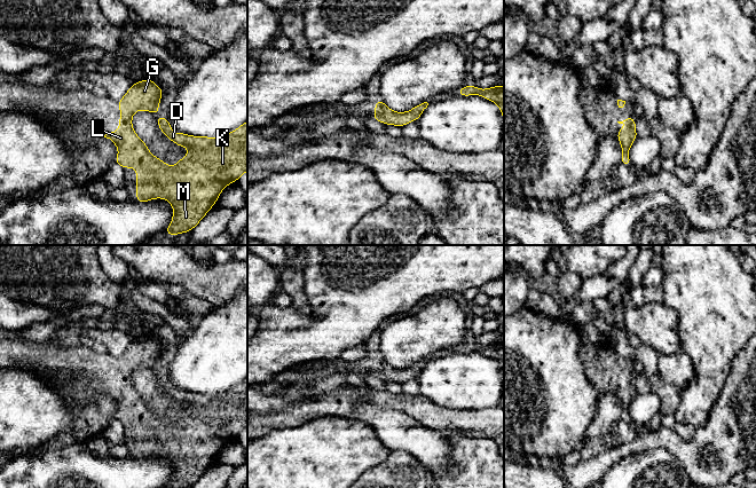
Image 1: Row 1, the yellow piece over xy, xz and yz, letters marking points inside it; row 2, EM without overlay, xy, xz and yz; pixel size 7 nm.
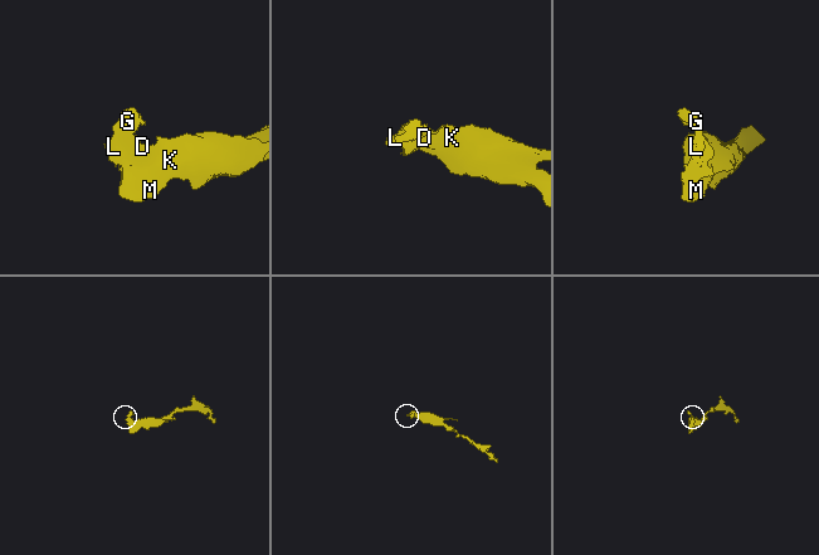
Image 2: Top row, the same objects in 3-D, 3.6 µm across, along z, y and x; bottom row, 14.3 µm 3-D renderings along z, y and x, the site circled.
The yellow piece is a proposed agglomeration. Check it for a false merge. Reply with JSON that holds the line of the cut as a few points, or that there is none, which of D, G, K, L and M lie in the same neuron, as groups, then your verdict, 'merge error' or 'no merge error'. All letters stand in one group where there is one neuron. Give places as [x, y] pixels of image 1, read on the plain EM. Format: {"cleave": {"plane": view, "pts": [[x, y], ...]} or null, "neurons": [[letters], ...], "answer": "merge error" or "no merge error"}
{"cleave": null, "neurons": [["D", "G", "K", "L", "M"]], "answer": "no merge error"}

